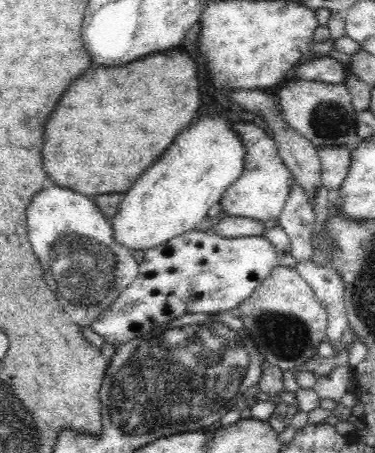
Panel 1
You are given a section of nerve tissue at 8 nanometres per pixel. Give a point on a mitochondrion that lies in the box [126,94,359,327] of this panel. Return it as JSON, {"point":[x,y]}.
{"point":[330,120]}

